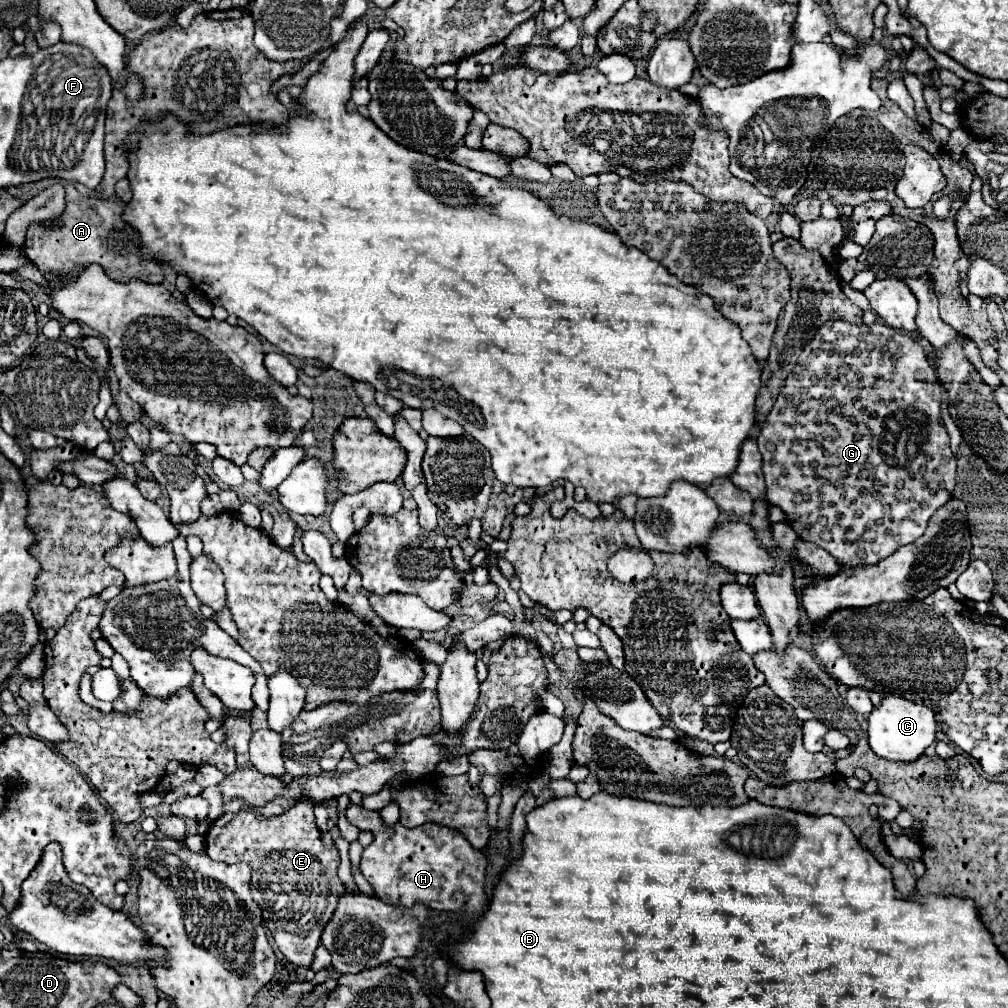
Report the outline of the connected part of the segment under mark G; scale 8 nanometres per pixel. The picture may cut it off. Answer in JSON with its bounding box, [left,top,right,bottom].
[758,320,958,568]

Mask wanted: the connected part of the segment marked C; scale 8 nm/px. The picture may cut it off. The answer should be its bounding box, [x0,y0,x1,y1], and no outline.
[868,694,936,762]

